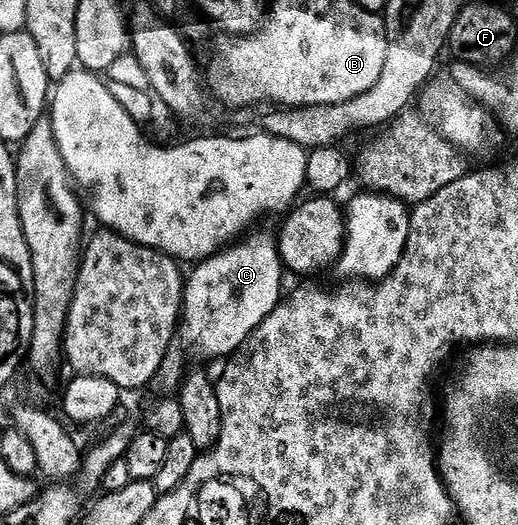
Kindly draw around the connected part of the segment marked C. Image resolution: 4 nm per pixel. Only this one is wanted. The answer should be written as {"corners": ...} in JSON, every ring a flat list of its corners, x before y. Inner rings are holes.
{"corners":[[248,234,245,241,236,242,226,251,194,264,192,271,195,272,186,276,177,345,164,357,153,382,154,389,164,396,174,396,184,383,183,351,192,351,199,359,222,360,234,356,280,303,285,268,279,257,276,236,255,234]]}

